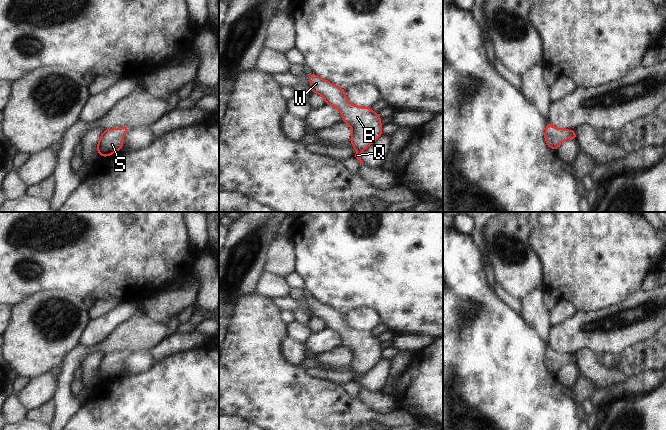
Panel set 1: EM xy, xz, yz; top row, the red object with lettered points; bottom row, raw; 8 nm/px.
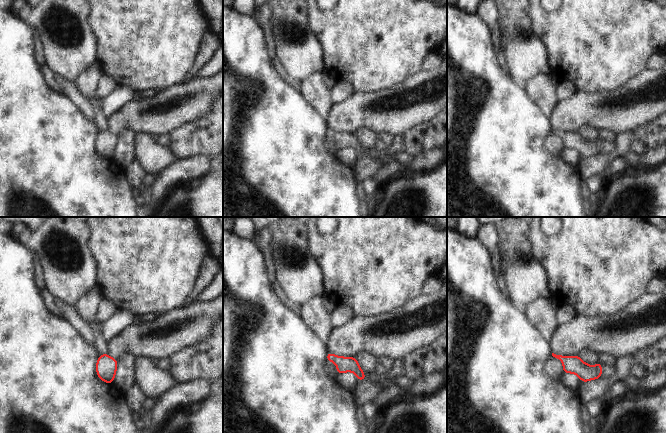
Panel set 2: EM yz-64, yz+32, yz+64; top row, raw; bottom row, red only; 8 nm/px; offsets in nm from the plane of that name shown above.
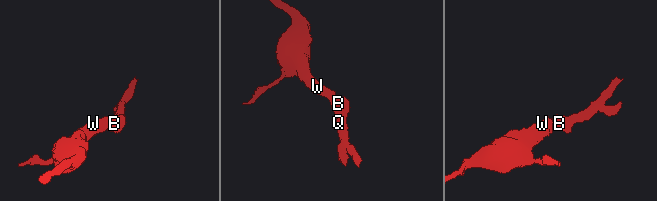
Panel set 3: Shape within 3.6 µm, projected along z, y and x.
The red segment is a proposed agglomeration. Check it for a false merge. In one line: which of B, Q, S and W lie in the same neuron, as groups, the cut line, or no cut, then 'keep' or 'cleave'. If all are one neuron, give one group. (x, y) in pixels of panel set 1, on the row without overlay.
B Q S W; no cut; keep

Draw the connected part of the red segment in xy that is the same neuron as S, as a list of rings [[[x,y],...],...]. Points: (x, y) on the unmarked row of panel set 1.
[[[129,350],[104,354],[97,369],[99,379],[103,382],[120,374],[123,371],[123,360],[129,354]]]

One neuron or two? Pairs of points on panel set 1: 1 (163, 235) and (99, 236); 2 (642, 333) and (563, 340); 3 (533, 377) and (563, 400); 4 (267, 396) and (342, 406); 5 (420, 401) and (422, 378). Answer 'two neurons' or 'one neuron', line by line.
1: one neuron
2: one neuron
3: one neuron
4: one neuron
5: one neuron

